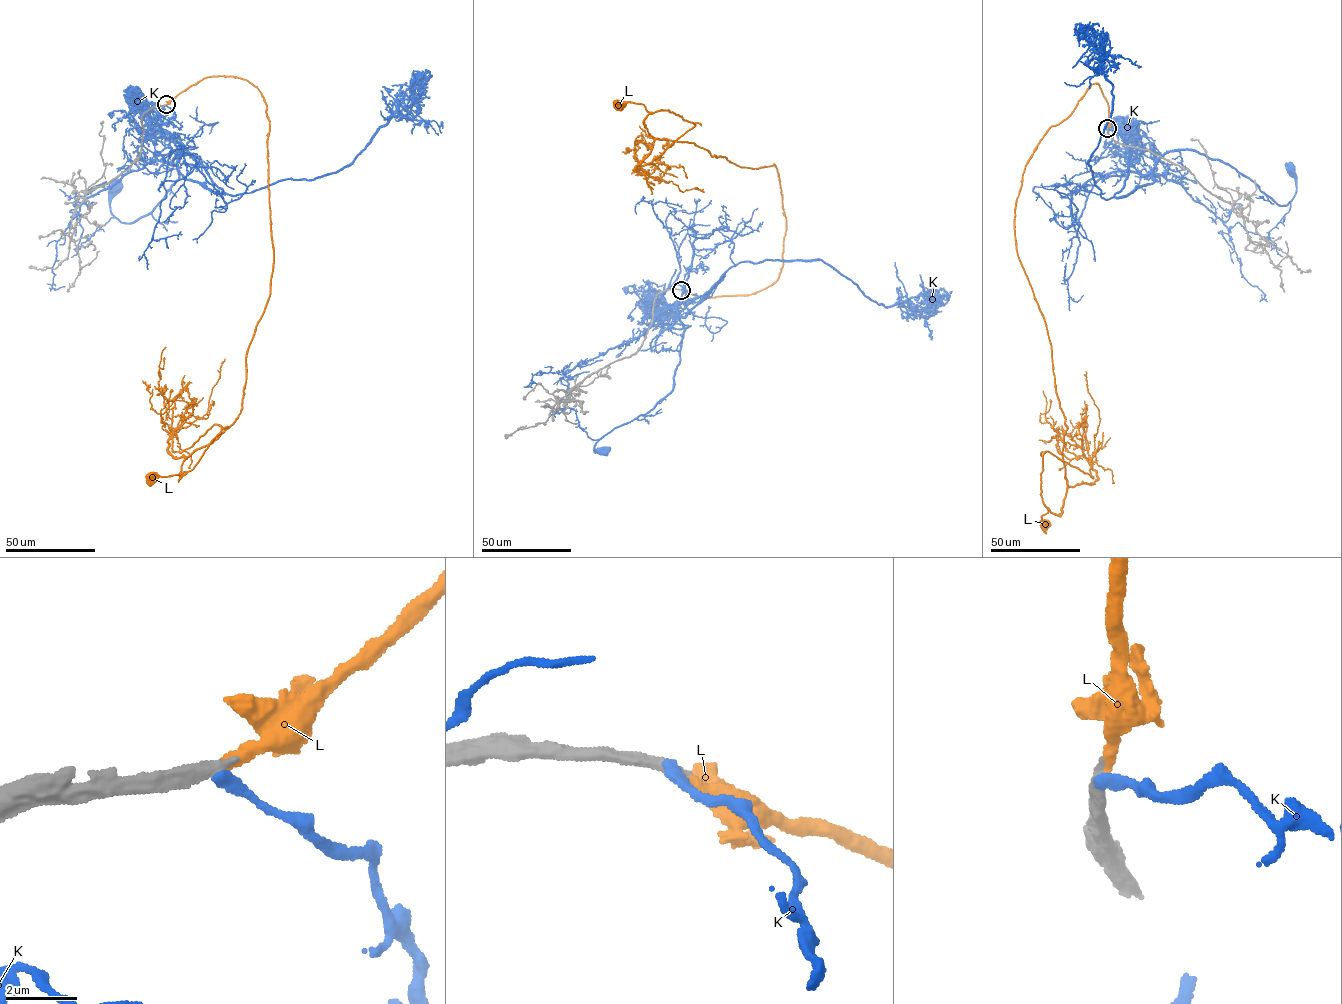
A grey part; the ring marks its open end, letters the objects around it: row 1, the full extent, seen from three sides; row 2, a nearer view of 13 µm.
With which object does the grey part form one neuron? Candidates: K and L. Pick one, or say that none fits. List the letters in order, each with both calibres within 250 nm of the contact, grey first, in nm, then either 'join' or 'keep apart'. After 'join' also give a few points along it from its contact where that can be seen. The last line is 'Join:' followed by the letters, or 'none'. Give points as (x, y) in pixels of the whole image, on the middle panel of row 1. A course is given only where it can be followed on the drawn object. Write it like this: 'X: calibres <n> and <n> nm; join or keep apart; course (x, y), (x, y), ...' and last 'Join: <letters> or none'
K: calibres 420 and 320 nm; keep apart
L: calibres 380 and 320 nm; join; course (681, 290), (746, 295), (775, 282), (786, 230), (777, 169), (653, 137), (643, 104), (617, 104)
Join: L

